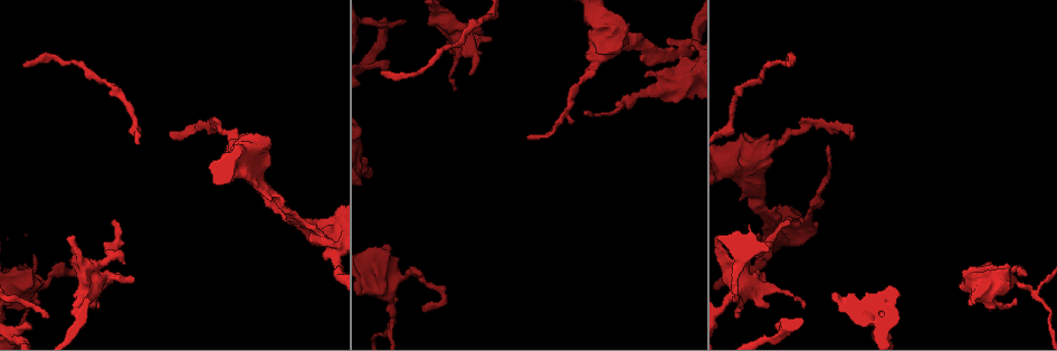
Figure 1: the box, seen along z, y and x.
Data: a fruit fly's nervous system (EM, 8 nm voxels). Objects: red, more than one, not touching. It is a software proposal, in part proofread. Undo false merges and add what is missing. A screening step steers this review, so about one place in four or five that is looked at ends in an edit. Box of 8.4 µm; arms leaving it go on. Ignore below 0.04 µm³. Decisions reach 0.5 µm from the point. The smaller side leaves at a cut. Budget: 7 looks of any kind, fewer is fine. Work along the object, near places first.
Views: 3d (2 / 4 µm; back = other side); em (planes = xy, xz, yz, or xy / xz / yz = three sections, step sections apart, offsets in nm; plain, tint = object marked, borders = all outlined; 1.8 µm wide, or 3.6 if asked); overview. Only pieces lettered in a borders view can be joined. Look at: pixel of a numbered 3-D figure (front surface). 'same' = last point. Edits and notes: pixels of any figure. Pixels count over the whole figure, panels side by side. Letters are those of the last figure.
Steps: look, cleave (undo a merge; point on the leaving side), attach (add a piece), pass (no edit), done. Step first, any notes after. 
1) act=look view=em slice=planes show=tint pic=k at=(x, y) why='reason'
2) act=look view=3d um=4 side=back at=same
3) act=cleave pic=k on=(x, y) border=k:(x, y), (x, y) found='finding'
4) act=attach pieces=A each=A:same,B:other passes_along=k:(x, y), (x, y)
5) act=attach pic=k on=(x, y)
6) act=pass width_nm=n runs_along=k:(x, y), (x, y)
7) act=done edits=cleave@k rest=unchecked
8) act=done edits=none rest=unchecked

act=look view=3d um=2 pic=1 at=(313, 243) why='tapers out'

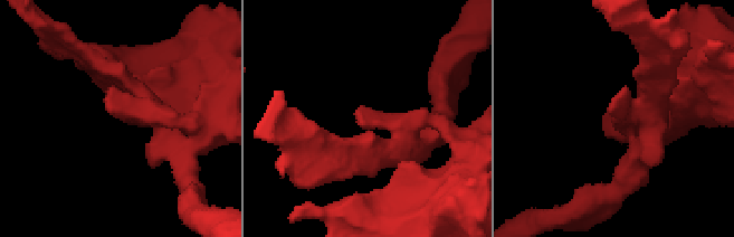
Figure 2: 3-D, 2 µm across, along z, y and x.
act=look view=em slice=planes show=borders pic=2 at=(119, 116)

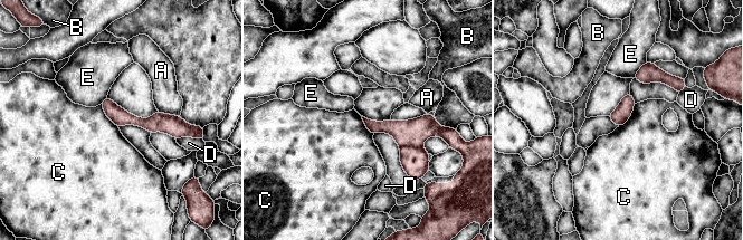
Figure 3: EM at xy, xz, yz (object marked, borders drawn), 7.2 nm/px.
act=cleave pic=3 on=(407, 133) longest_contact=C:220nm each=A:other,B:other,C:other,D:other,E:other found='a second cell is stuck on'

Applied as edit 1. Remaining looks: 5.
act=look view=em um=3.6 slice=planes show=borders pic=1 at=(766, 306) why='branch stops here'

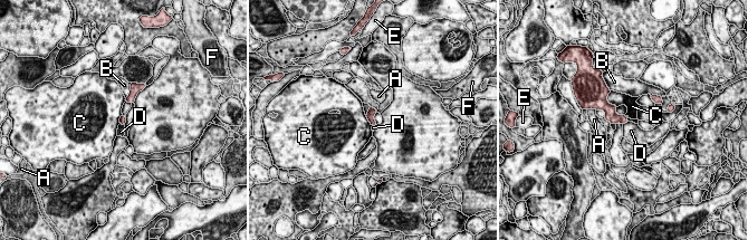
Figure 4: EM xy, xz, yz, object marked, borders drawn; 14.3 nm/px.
act=pass width_nm=100 each=A:other,B:other,C:other,D:other,E:other,F:other border=4:(627, 121), (623, 125) found='no lettered piece goes on from it'

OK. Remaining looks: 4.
act=look view=em slice=planes show=borders pic=1 at=(471, 75)

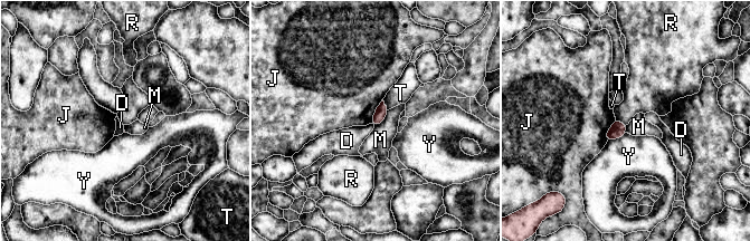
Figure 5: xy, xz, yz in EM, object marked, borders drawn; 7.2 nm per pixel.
act=pass longest_contact=J:200nm each=D:other,J:other,M:other,R:other,T:other,Y:other found='none of them fits'

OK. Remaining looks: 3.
act=done edits=cleave@3 rest=unchecked

